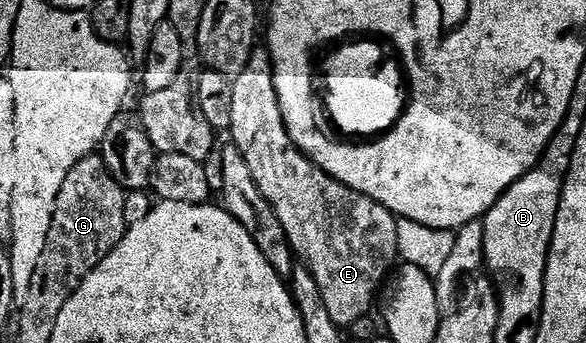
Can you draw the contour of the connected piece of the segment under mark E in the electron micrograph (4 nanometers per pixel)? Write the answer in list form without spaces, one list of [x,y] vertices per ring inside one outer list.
[[[259,47],[251,55],[250,66],[240,77],[234,78],[230,140],[238,146],[243,158],[249,163],[255,182],[273,207],[292,250],[302,258],[317,279],[325,307],[329,307],[329,315],[340,327],[349,327],[357,323],[361,315],[372,312],[375,292],[378,291],[383,276],[392,272],[391,264],[399,257],[397,218],[381,203],[333,179],[295,146],[285,127],[285,119],[279,106],[279,90],[275,87],[272,69],[268,50]]]

